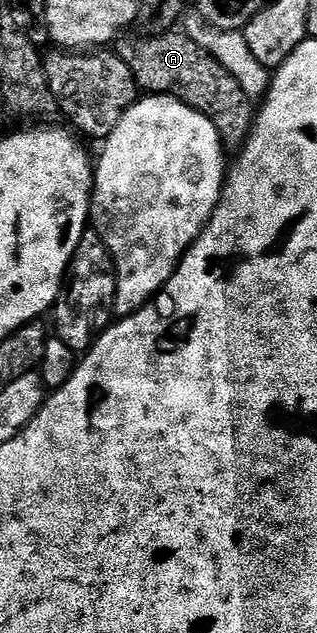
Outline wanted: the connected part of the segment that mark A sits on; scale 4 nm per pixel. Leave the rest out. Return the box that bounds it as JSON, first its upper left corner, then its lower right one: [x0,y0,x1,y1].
[117,29,253,148]

